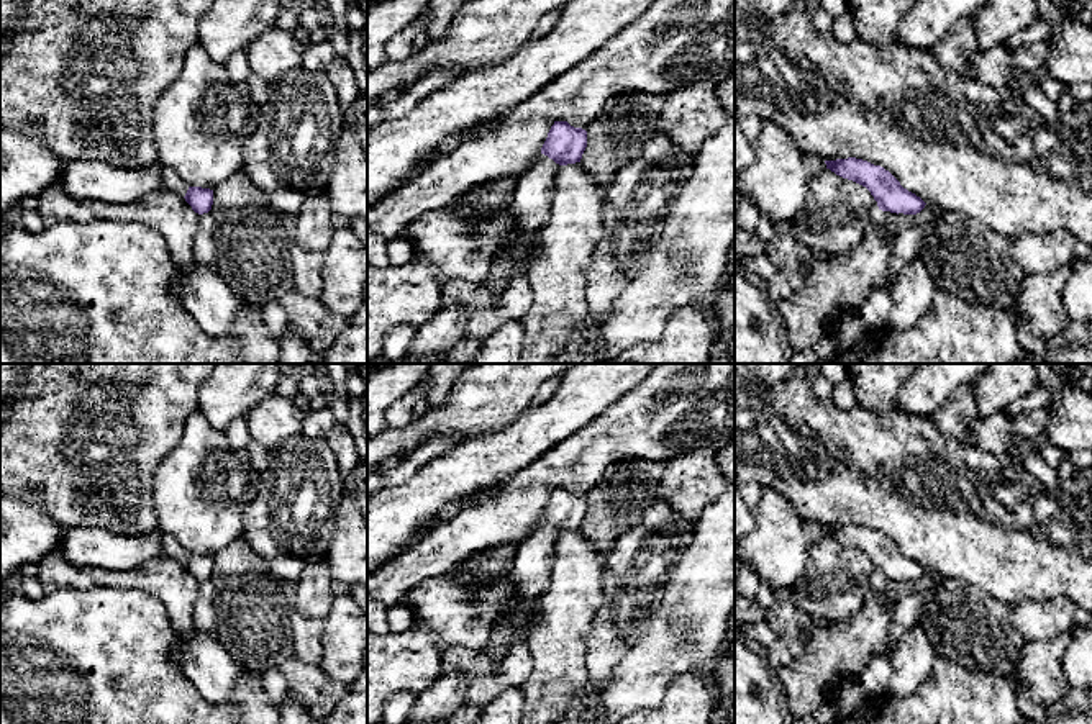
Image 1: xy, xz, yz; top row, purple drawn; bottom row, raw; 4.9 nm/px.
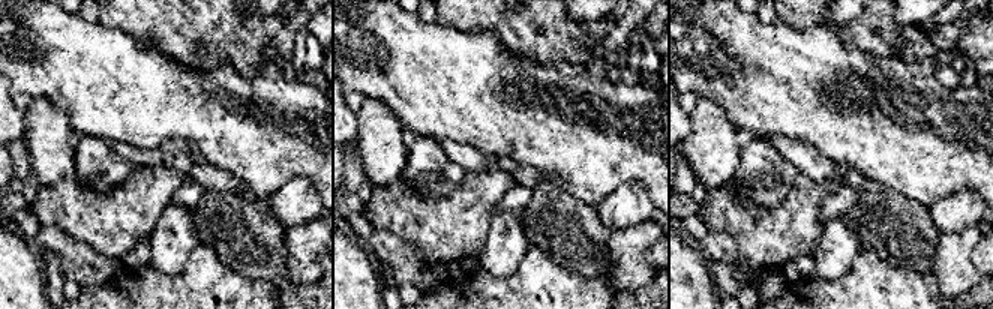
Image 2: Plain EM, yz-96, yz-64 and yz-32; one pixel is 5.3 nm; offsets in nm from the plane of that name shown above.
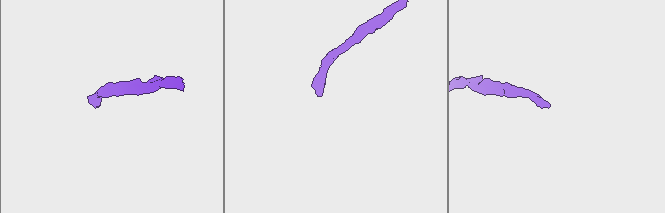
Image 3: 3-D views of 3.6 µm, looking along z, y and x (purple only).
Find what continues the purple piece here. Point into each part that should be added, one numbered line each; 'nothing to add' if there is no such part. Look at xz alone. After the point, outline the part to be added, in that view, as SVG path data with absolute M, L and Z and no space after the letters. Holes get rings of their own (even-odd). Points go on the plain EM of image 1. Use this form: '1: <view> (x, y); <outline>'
1: xz (535, 556); M539 521L528 537L513 545L512 585L520 595L518 609L526 614L526 622L521 627L515 627L505 616L492 624L490 639L482 652L495 662L500 662L510 639L528 640L538 598L551 581L551 570L556 560L554 541L556 529Z

